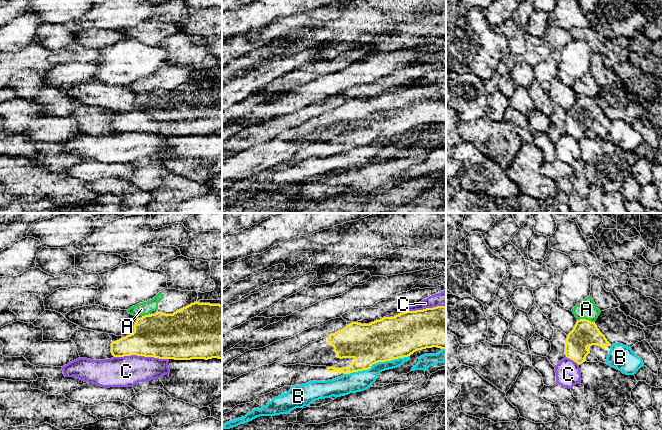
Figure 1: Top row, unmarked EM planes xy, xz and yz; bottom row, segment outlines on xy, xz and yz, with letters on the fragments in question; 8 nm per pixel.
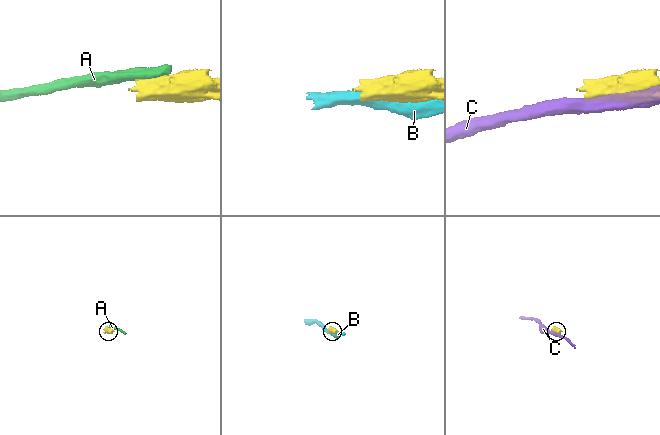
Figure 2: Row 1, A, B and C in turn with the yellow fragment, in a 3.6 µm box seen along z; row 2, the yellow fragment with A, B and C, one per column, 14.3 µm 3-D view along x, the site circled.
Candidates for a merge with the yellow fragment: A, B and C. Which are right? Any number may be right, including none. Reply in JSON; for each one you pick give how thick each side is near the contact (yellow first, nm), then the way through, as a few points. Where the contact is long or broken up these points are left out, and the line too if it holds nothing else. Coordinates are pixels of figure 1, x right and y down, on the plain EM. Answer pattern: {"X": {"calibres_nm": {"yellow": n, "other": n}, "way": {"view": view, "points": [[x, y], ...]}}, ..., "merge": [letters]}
{"merge": []}

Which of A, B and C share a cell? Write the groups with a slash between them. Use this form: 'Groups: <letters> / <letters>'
Groups: A / B / C

